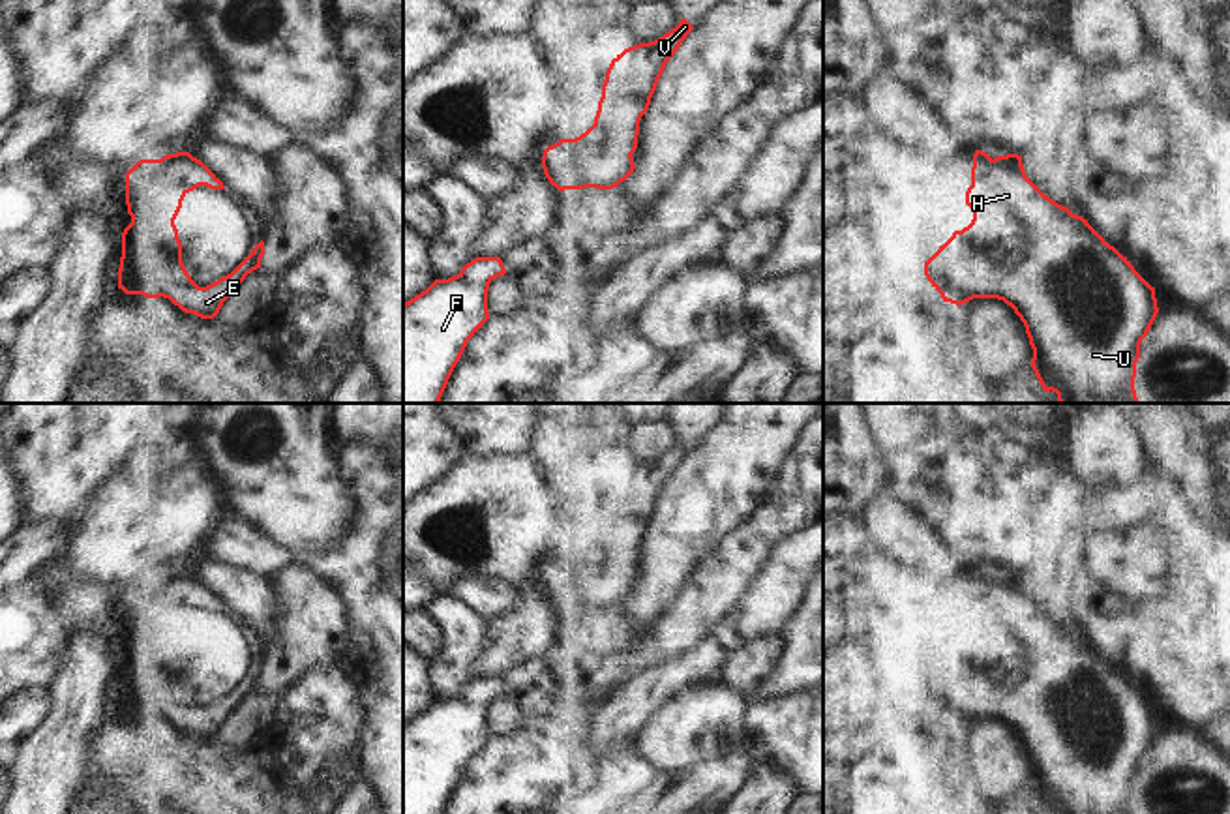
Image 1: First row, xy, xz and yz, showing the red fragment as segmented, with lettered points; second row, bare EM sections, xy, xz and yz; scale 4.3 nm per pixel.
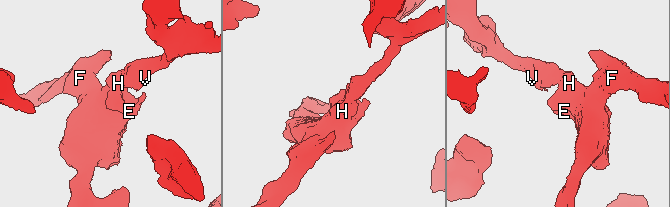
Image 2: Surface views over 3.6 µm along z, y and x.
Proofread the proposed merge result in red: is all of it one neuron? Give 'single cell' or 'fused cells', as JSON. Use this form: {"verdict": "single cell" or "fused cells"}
{"verdict": "single cell"}

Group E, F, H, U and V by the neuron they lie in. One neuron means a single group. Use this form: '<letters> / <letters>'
E F H U V

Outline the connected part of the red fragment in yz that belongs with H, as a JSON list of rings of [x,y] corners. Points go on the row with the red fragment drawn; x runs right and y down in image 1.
[[[975,150],[966,204],[973,212],[971,223],[954,231],[924,263],[924,276],[943,302],[962,306],[973,298],[998,298],[1011,306],[1026,326],[1033,349],[1031,368],[1042,390],[1056,392],[1059,403],[1138,403],[1136,362],[1140,343],[1159,313],[1155,287],[1088,219],[1046,197],[1026,176],[1018,154],[992,159]]]

